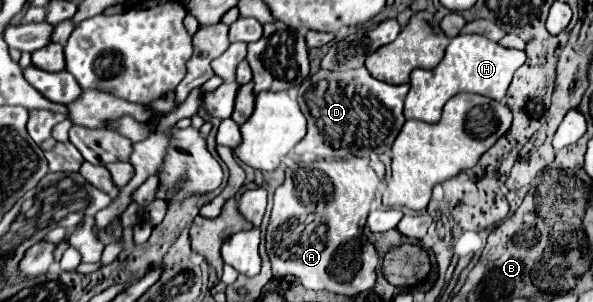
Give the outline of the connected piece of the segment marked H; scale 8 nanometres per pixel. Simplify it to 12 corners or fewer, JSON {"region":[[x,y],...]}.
{"region":[[478,34],[414,70],[406,120],[434,124],[460,92],[502,100],[526,62]]}

